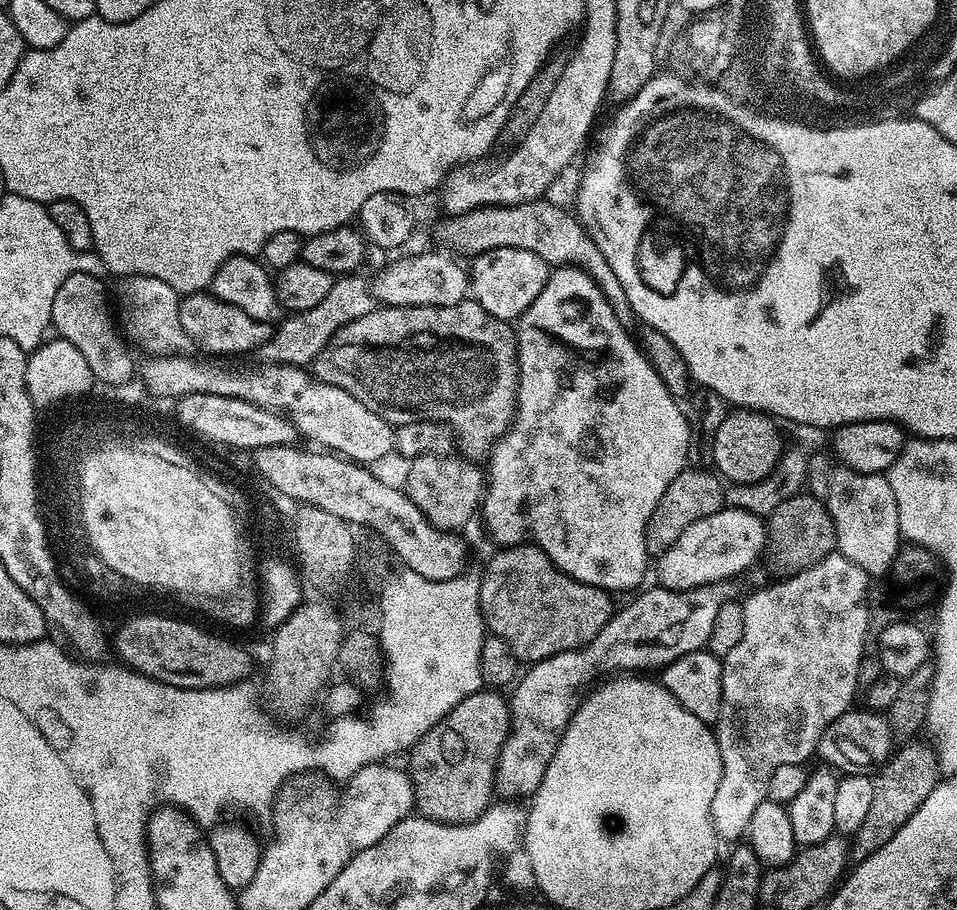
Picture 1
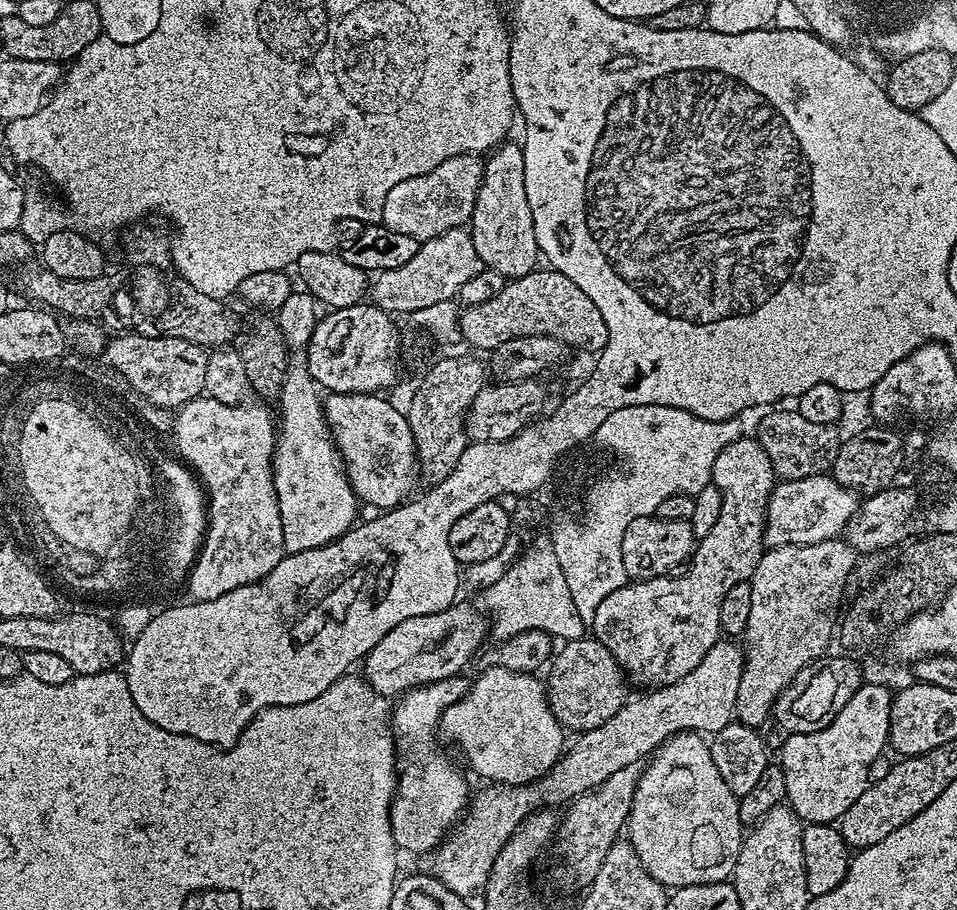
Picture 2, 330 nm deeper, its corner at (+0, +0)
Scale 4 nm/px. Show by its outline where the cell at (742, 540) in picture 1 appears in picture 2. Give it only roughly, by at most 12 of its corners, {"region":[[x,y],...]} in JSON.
{"region":[[825,474],[777,483],[765,541],[837,539],[857,493]]}

